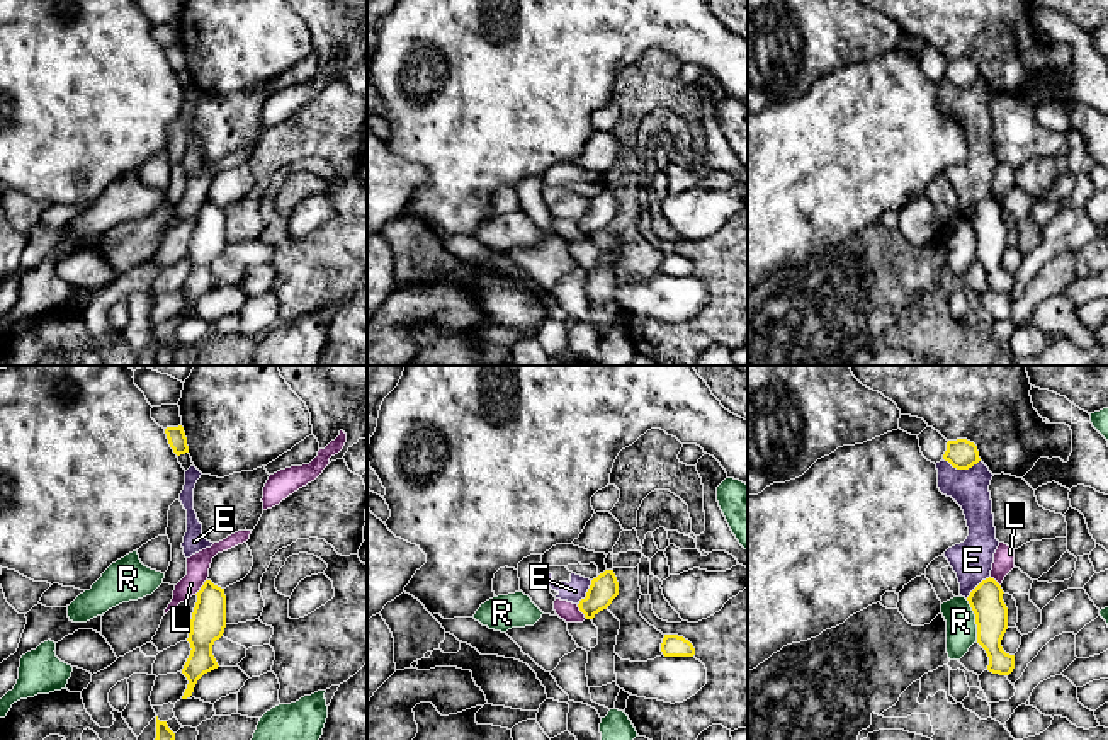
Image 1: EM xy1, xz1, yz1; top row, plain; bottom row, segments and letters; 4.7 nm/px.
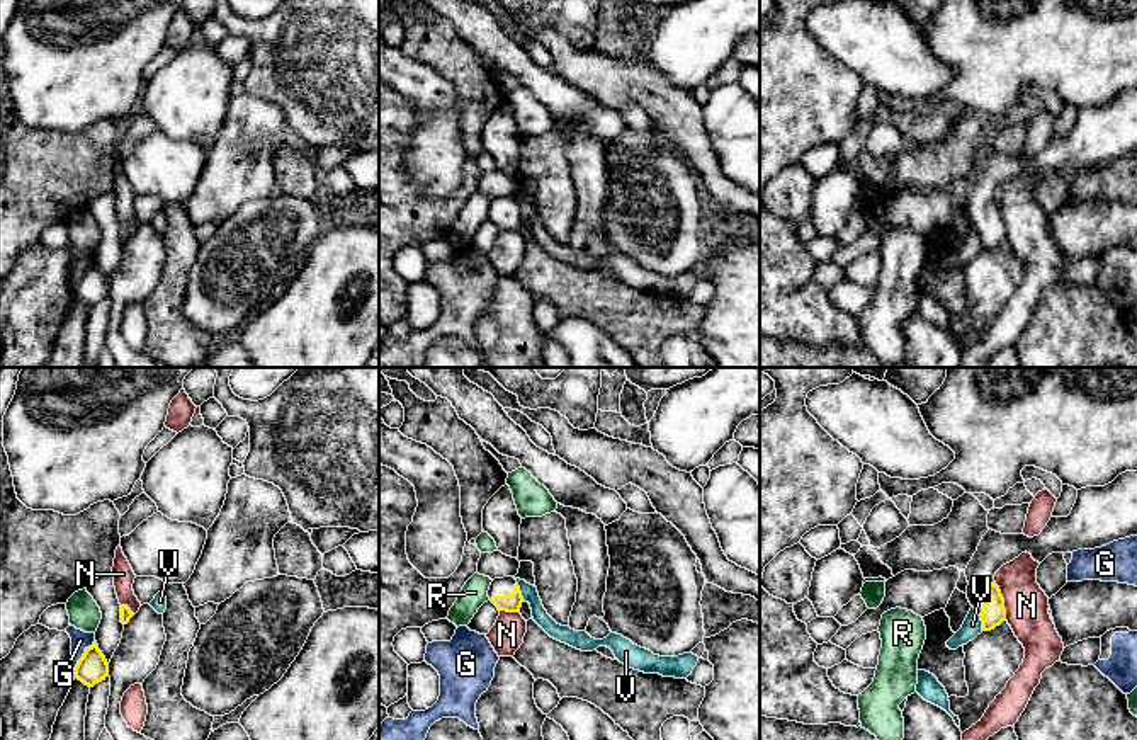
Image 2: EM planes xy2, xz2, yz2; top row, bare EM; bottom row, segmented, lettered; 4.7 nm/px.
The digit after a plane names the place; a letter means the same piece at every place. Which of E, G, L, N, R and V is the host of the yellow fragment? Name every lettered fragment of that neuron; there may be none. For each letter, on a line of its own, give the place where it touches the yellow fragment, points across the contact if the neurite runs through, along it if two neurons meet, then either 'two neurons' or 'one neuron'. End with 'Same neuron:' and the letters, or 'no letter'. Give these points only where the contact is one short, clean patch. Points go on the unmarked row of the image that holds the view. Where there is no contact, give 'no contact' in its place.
E: contact yz1 (962, 87); two neurons
G: contact xy2 (84, 274); border xy2 (94, 259), (73, 288); two neurons
L: contact xy1 (201, 206); border xy1 (206, 198), (194, 213); two neurons
N: contact yz2 (1003, 218); border yz2 (995, 199), (1006, 237); two neurons
R: contact yz1 (976, 240); two neurons
V: contact xz2 (519, 210); two neurons
Same neuron: no letter

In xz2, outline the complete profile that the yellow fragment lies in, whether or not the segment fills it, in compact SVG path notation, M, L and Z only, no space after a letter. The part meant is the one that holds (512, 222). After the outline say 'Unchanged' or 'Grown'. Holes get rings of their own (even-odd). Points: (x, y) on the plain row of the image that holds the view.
M513 196L495 197L488 209L489 219L498 230L518 231L523 221L520 206Z. Grown

